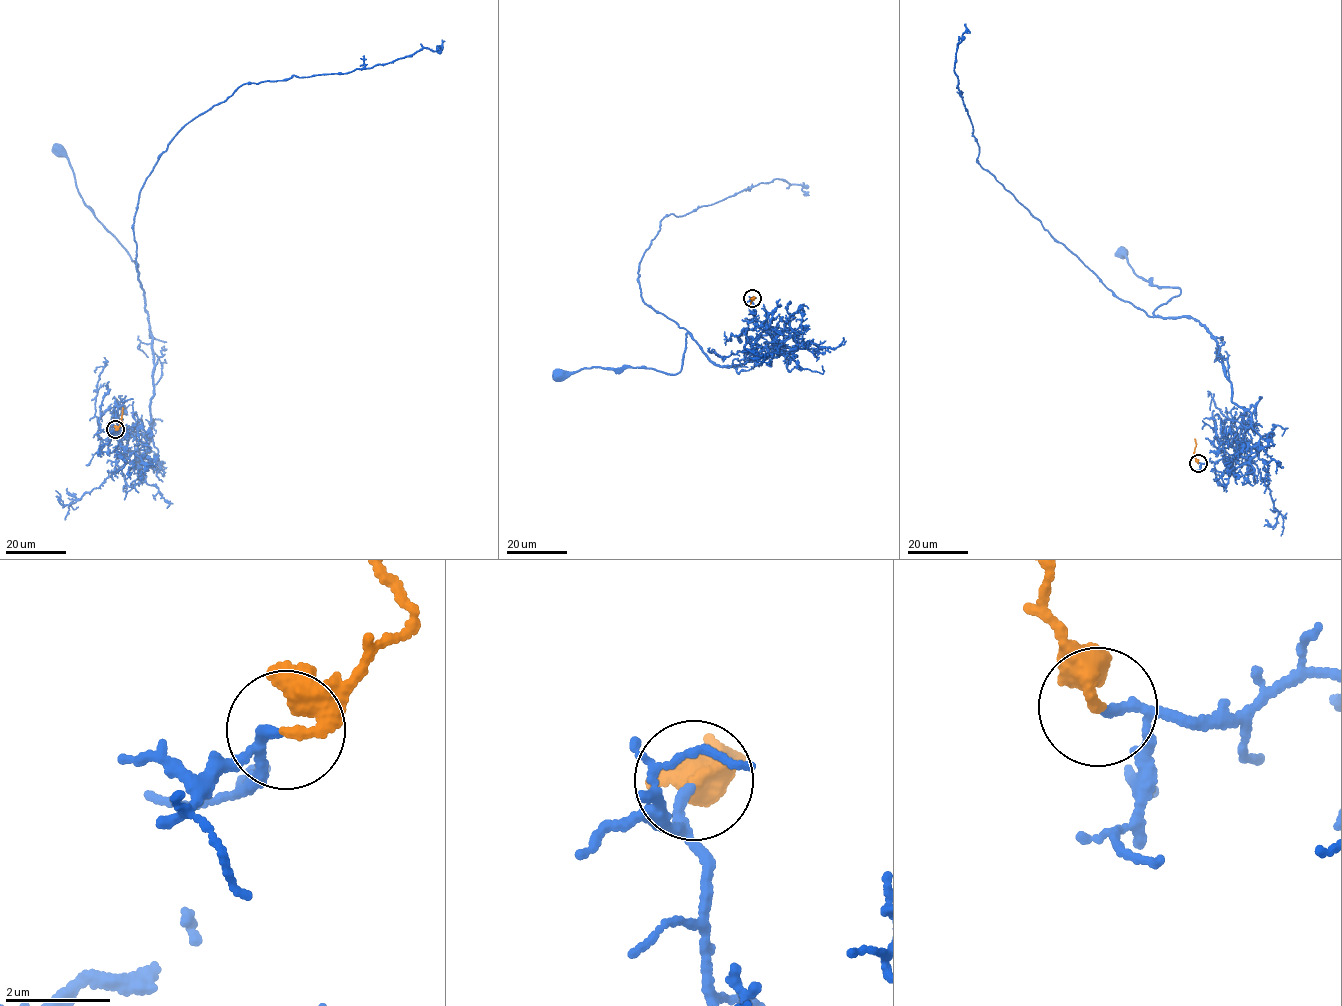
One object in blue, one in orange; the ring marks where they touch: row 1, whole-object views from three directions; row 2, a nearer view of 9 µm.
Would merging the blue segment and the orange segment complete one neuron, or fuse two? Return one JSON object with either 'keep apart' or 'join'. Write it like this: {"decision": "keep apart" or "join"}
{"decision": "join"}

